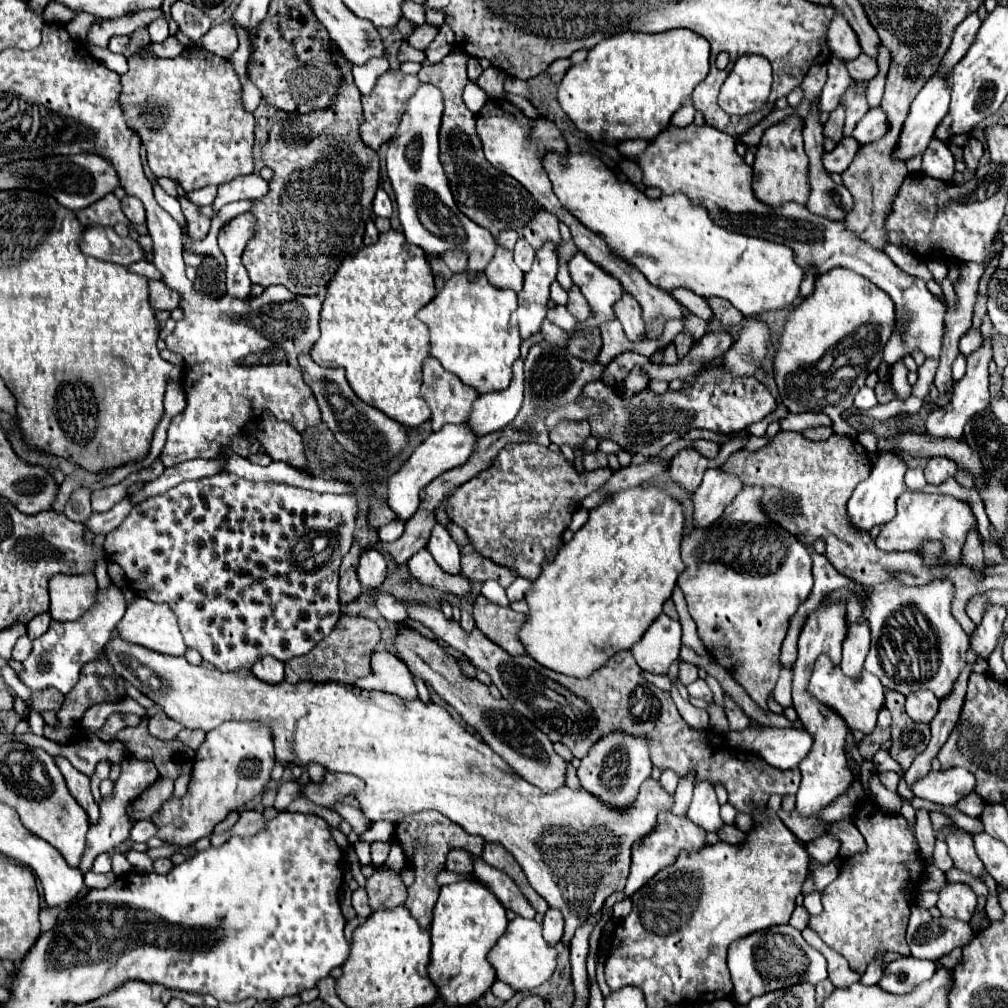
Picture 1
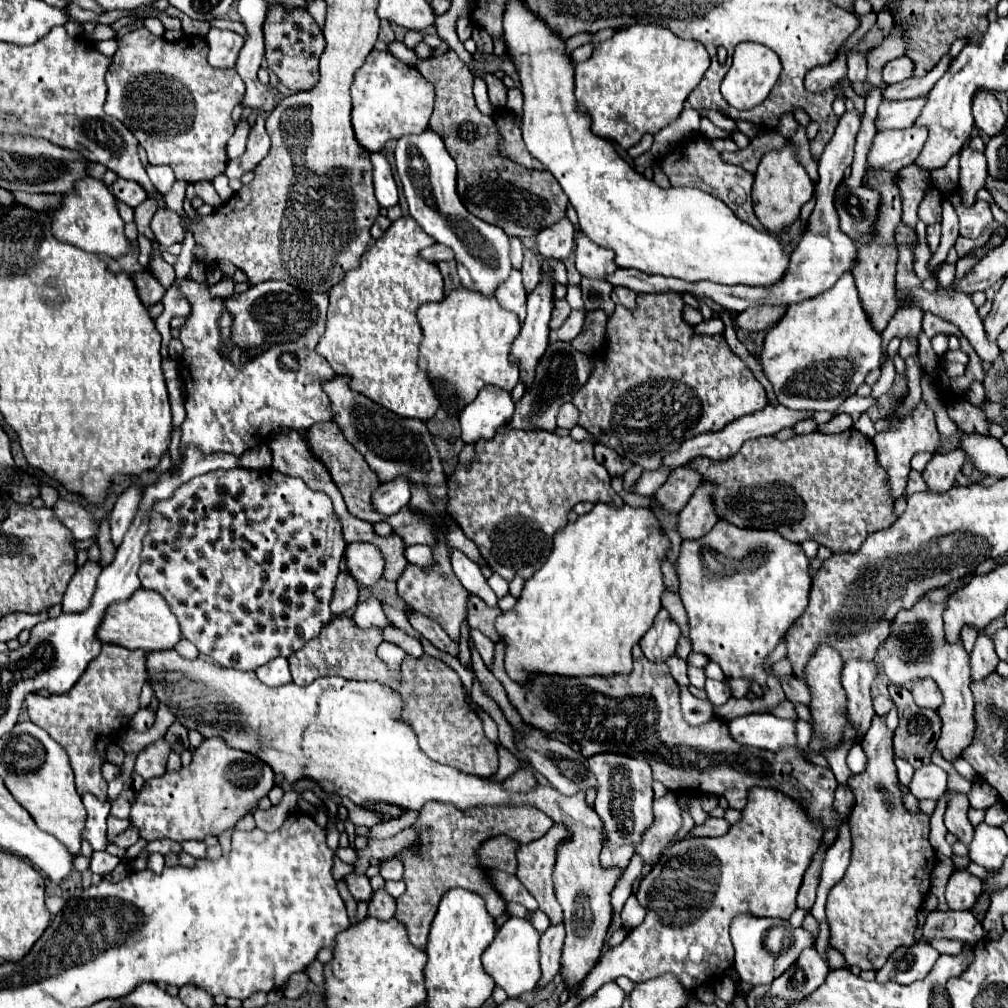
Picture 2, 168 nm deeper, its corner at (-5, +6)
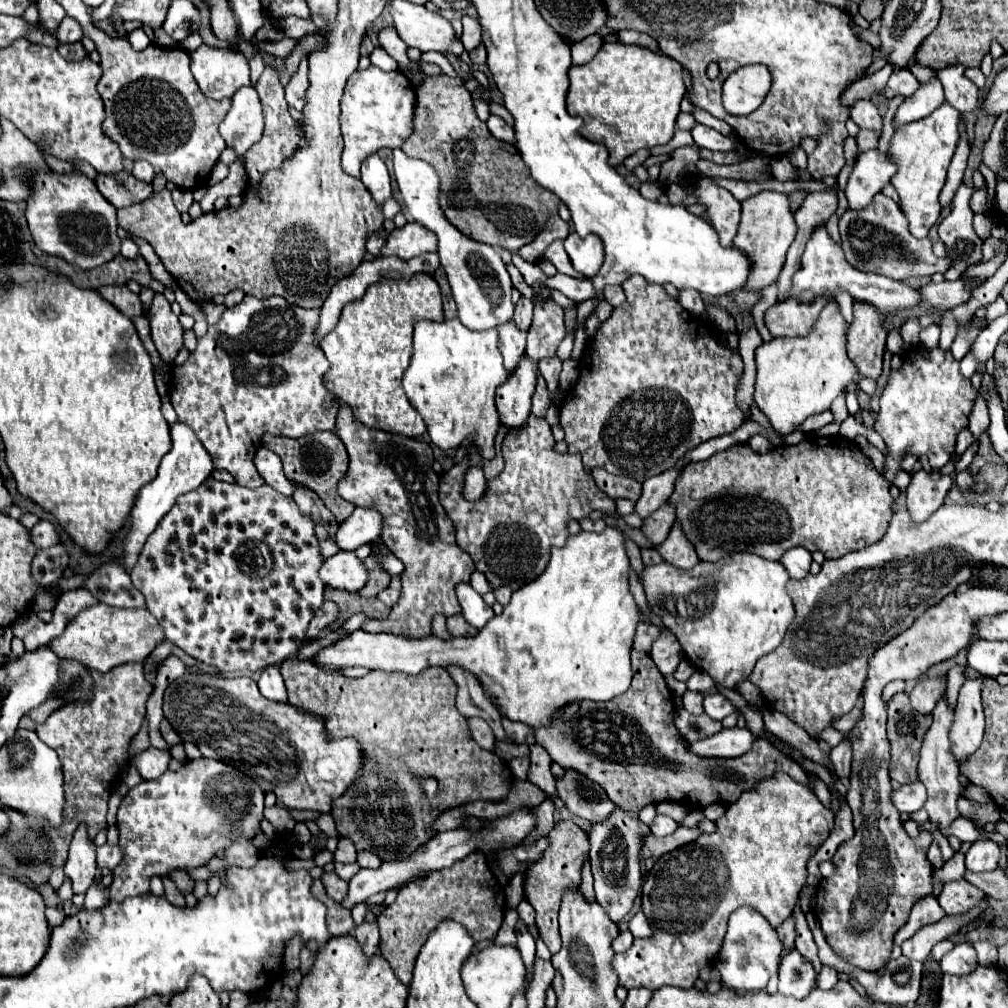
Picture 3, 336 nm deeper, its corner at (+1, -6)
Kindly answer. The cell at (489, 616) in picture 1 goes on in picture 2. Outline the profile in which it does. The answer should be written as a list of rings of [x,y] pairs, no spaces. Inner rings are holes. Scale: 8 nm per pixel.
[[[469,595],[469,601],[467,601],[467,623],[469,623],[469,627],[481,631],[483,635],[487,635],[495,643],[499,641],[499,635],[497,635],[493,623],[499,615],[501,615],[499,607],[487,607],[479,597]]]

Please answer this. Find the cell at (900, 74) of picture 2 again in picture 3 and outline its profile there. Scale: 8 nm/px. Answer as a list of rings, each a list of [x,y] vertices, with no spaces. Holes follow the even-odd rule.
[[[899,69],[889,77],[889,83],[883,89],[883,95],[887,99],[893,99],[895,95],[913,95],[919,89],[919,81],[913,77],[913,73],[909,69]]]

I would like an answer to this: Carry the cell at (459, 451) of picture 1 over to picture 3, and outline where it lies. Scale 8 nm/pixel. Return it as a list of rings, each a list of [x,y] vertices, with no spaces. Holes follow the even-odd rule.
[[[357,507],[337,531],[337,545],[343,551],[355,551],[363,543],[373,543],[379,539],[383,521],[377,509],[363,509]]]

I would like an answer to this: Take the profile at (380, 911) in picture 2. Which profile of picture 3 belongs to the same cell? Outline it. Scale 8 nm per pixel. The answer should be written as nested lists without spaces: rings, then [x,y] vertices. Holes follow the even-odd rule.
[[[365,921],[363,925],[359,925],[359,927],[355,929],[355,937],[357,937],[357,941],[359,941],[361,947],[363,947],[363,951],[365,951],[369,957],[375,955],[375,951],[379,951],[379,927],[377,927],[377,923]]]

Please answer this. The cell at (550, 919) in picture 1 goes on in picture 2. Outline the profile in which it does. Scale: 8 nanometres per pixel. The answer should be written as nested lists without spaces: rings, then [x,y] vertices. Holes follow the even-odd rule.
[[[563,925],[549,927],[541,939],[539,939],[539,965],[541,965],[541,979],[537,983],[537,989],[547,987],[561,967],[561,947],[565,939]]]

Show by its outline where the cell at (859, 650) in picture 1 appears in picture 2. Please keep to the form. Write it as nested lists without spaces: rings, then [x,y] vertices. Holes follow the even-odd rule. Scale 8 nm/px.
[[[847,661],[843,667],[843,677],[841,685],[847,693],[847,717],[849,725],[857,731],[855,741],[859,743],[875,715],[873,705],[871,705],[871,683],[877,677],[877,669],[869,661]]]

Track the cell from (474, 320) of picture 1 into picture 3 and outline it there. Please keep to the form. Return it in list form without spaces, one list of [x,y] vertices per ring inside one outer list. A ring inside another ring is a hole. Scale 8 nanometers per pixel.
[[[457,317],[445,319],[441,323],[421,319],[415,323],[413,333],[413,357],[411,363],[403,375],[403,389],[409,397],[411,405],[423,415],[427,423],[427,431],[431,441],[447,451],[453,447],[459,447],[463,439],[471,433],[477,435],[475,445],[483,453],[485,459],[491,459],[495,455],[493,443],[497,429],[501,425],[497,405],[495,405],[495,389],[507,379],[507,369],[503,365],[503,357],[499,353],[499,333],[495,329],[489,331],[471,331],[467,329]]]

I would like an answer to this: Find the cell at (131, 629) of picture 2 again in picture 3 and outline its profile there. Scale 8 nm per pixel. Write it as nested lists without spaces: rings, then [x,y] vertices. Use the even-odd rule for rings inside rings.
[[[97,603],[91,609],[79,613],[67,625],[65,633],[51,641],[51,649],[57,657],[75,659],[89,669],[105,673],[123,663],[143,663],[149,653],[163,641],[163,627],[147,609],[113,609],[109,605]]]

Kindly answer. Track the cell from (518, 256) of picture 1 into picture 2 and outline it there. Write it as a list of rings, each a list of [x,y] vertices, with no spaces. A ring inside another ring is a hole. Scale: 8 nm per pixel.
[[[527,249],[525,251],[525,259],[523,259],[523,287],[525,287],[525,293],[531,293],[539,279],[541,279],[541,263],[539,263],[539,257]]]

